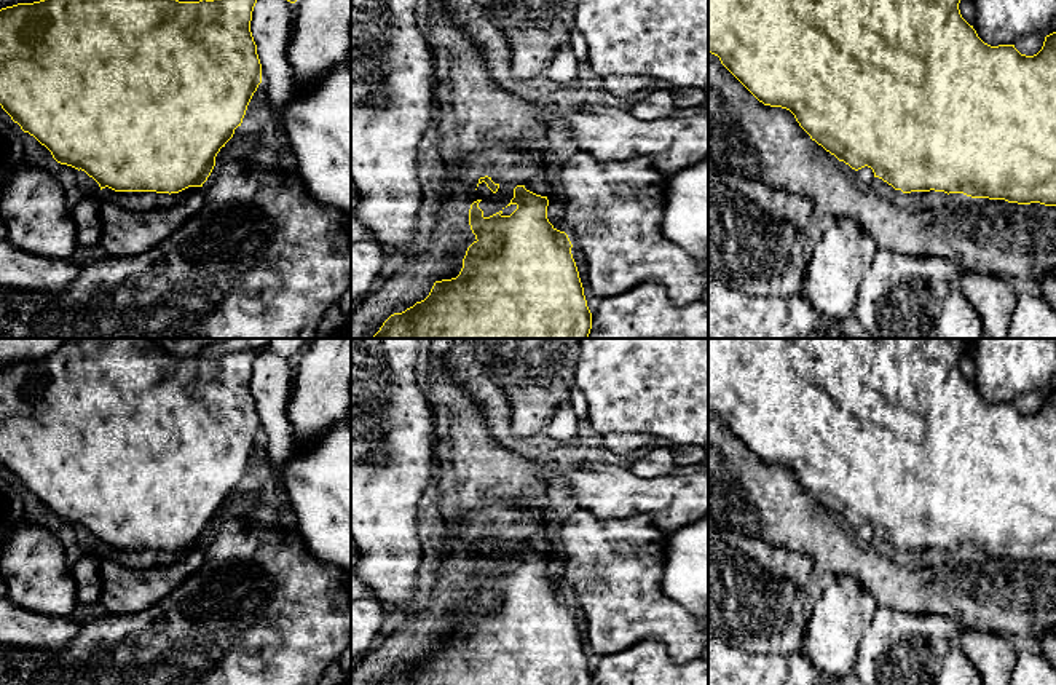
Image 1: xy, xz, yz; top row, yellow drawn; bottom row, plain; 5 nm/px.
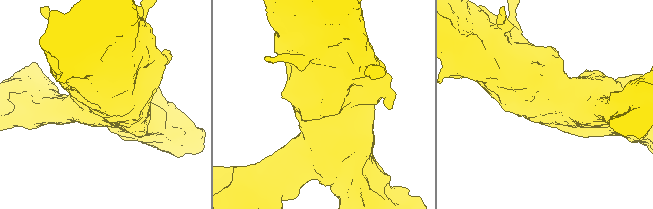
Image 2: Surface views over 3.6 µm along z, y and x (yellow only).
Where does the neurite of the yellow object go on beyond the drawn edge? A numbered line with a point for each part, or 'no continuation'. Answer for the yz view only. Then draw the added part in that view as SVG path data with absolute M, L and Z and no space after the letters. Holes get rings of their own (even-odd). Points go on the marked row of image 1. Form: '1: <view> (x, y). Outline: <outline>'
no continuation

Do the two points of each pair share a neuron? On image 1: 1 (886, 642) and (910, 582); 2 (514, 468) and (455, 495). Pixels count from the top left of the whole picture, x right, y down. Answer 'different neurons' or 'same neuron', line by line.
1: different neurons
2: same neuron

